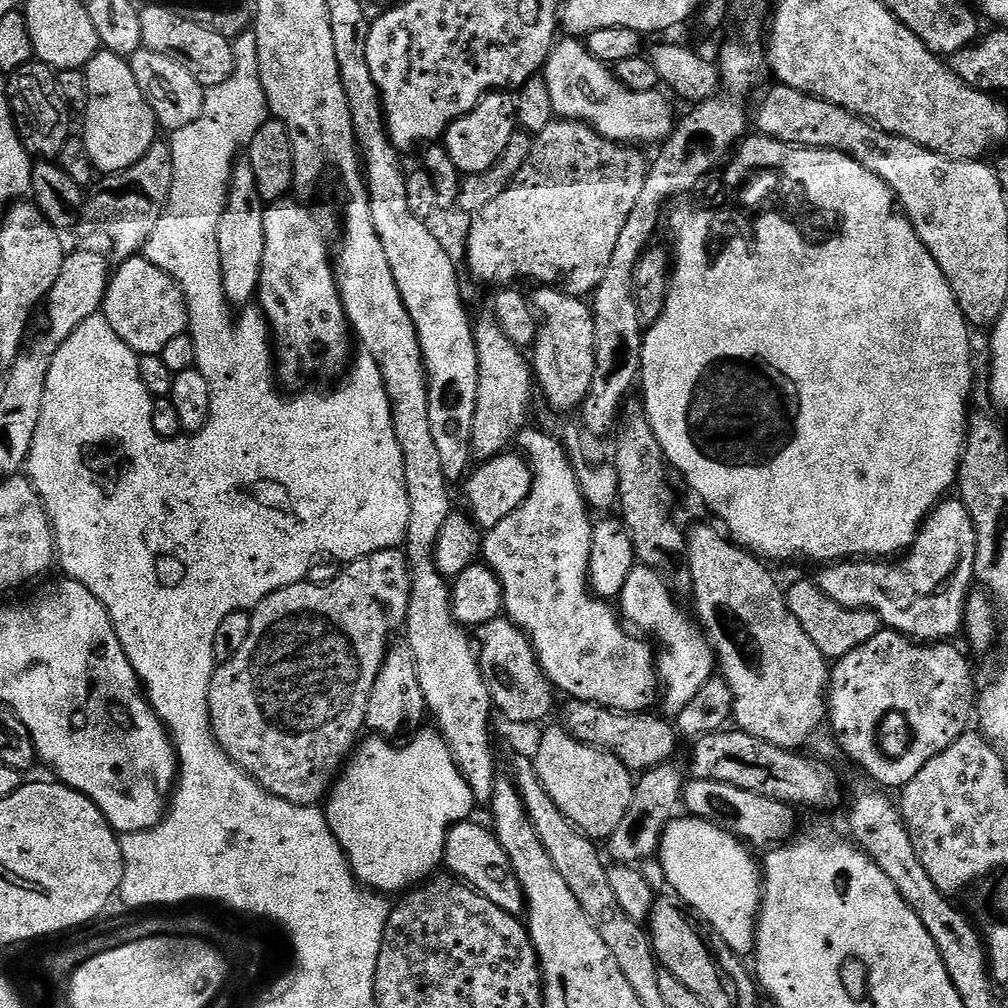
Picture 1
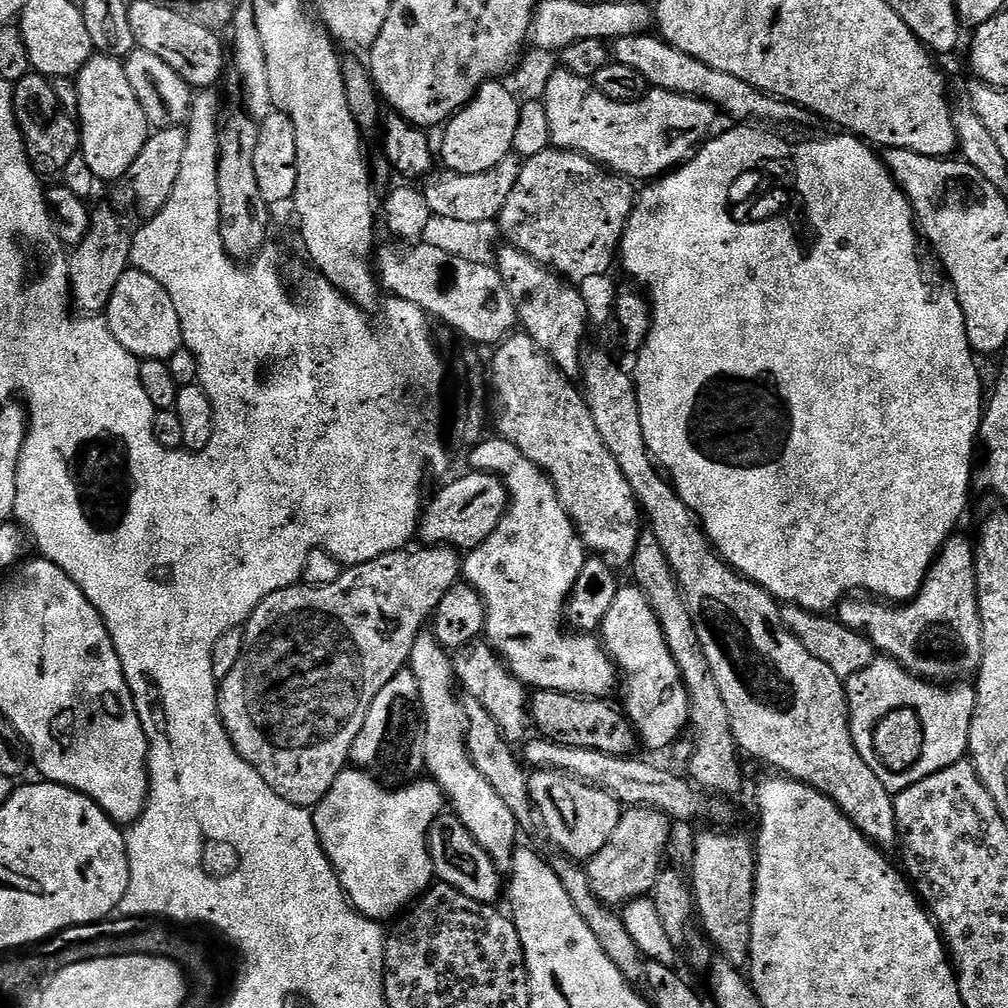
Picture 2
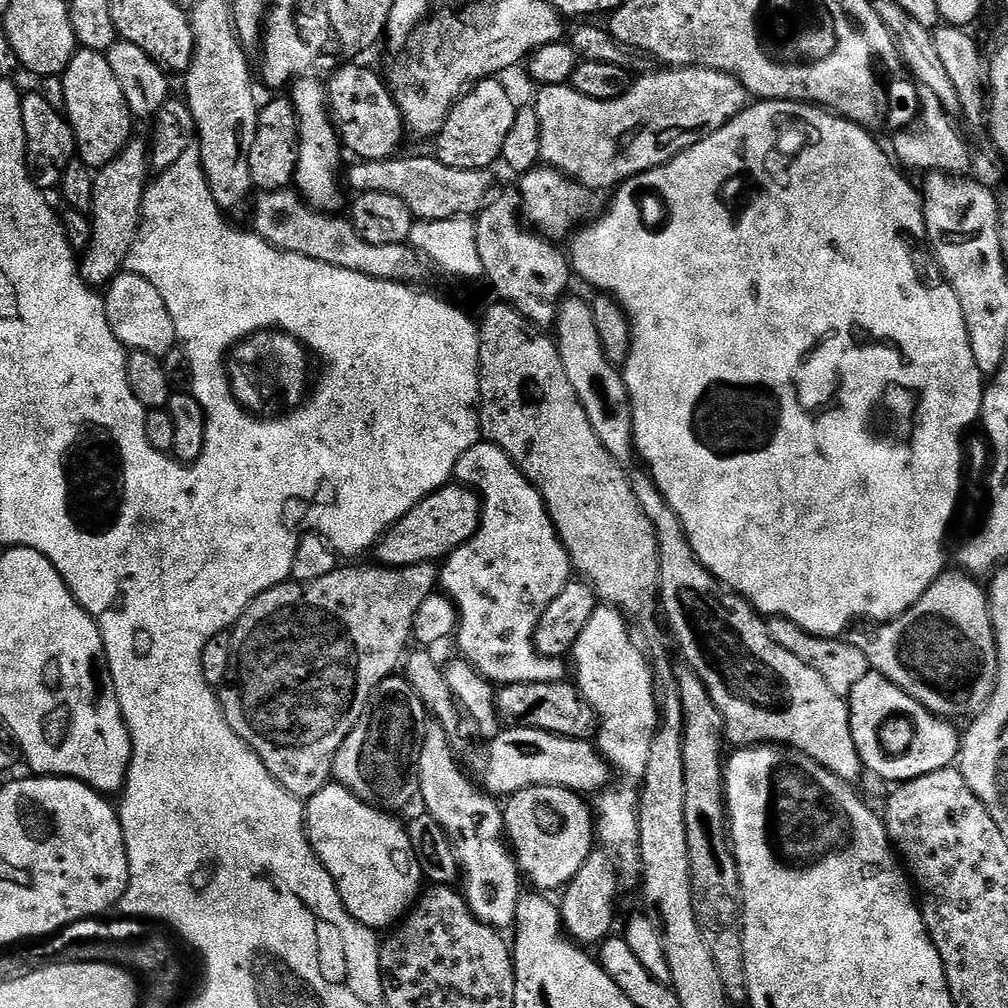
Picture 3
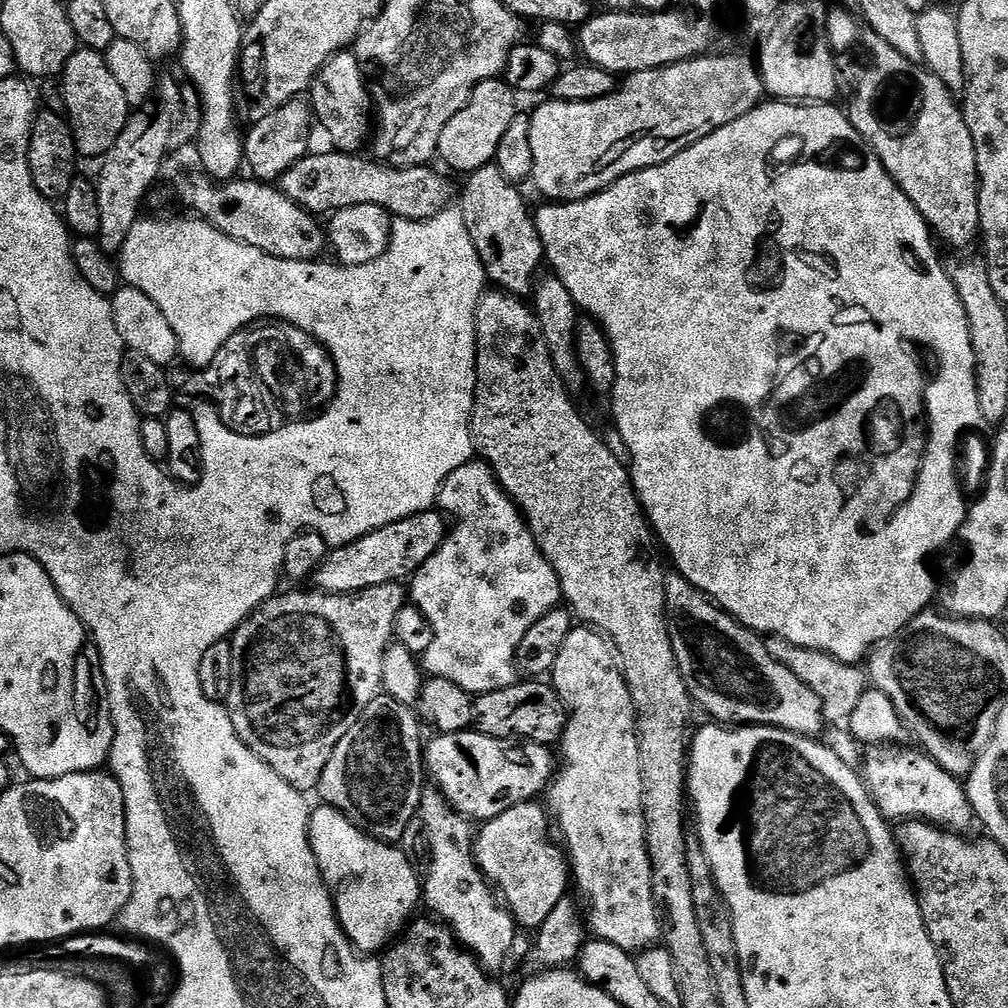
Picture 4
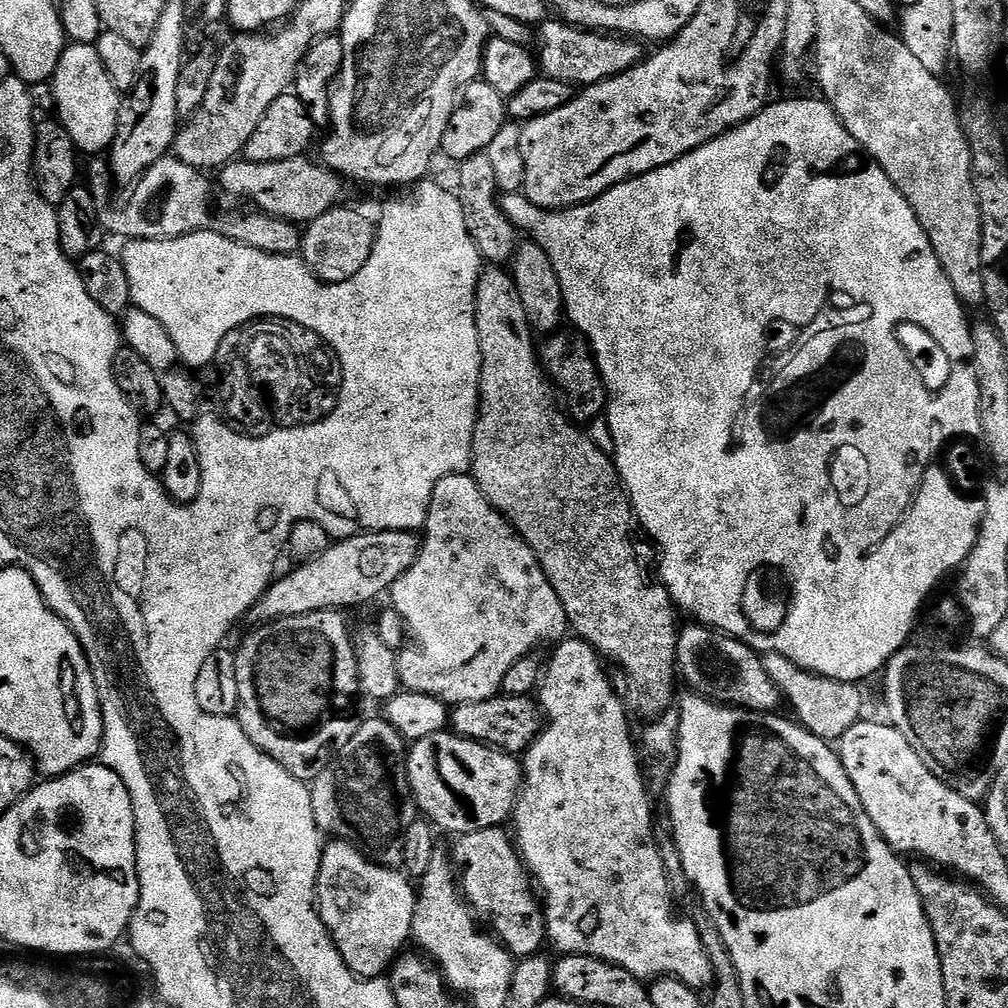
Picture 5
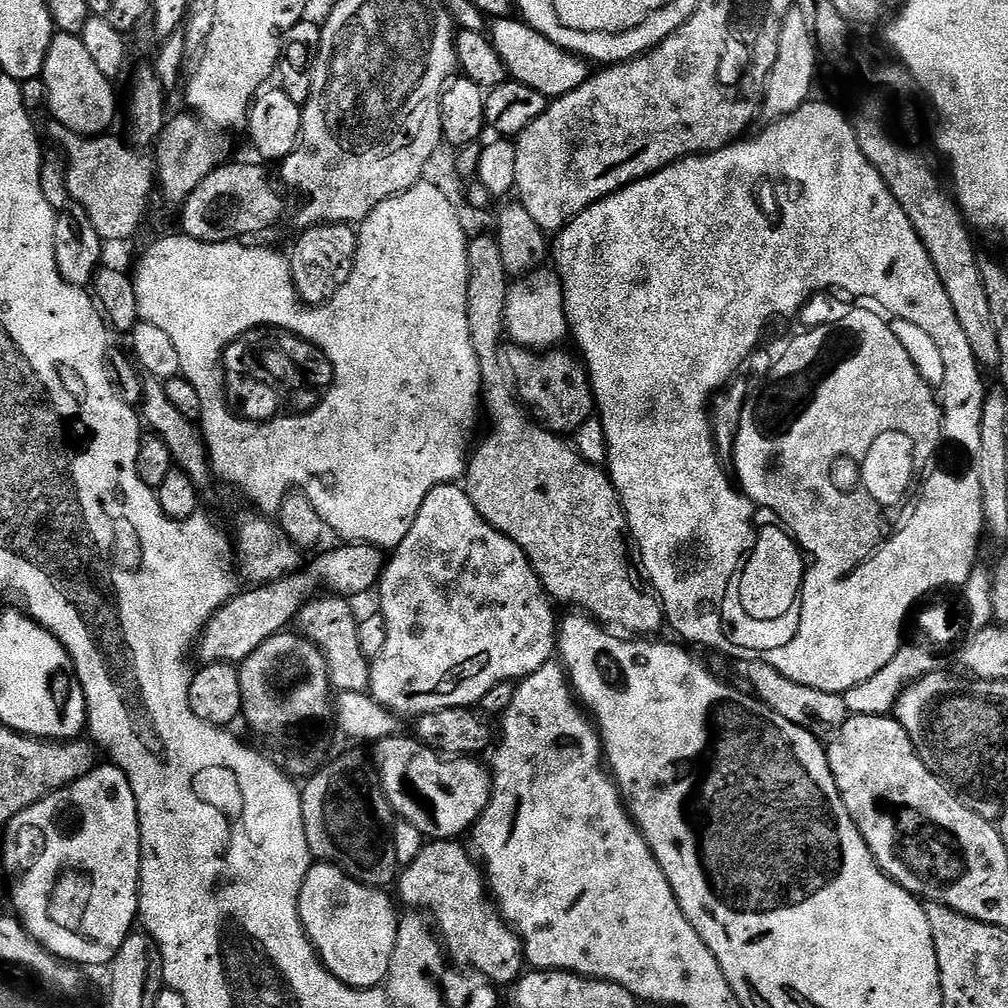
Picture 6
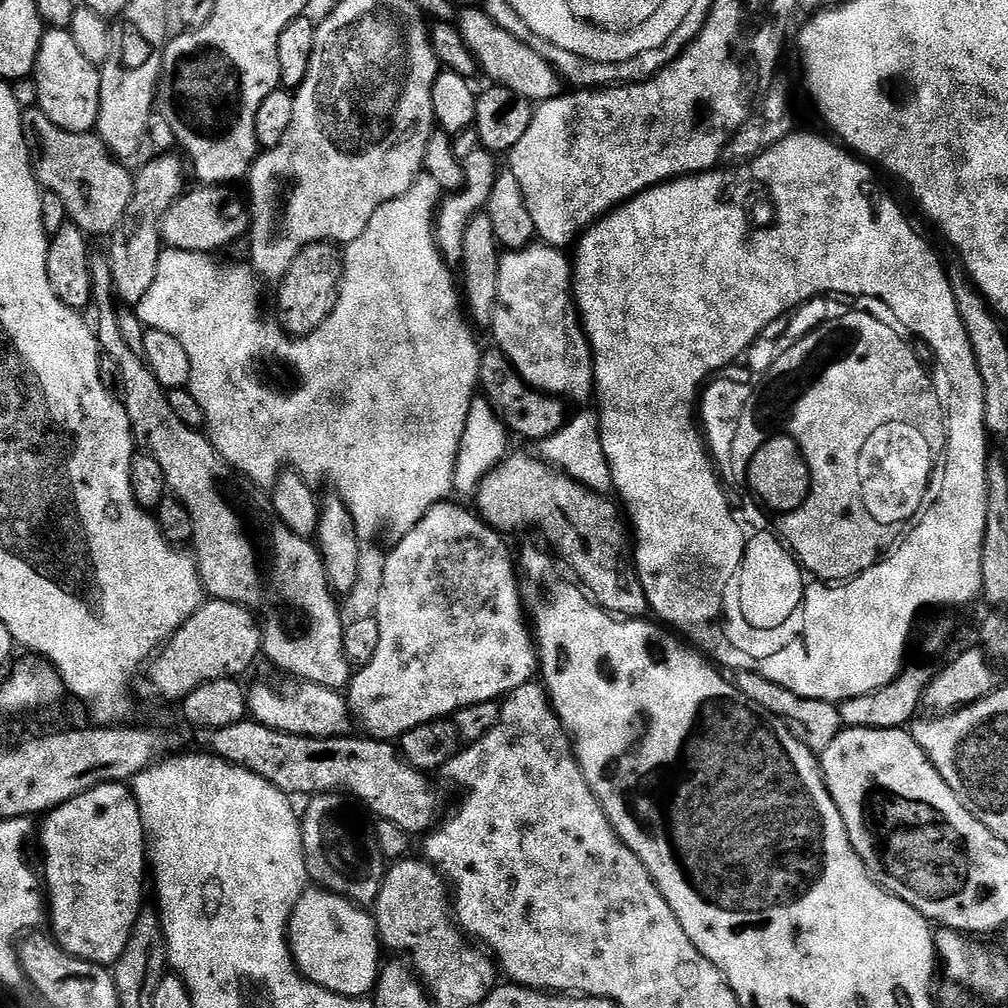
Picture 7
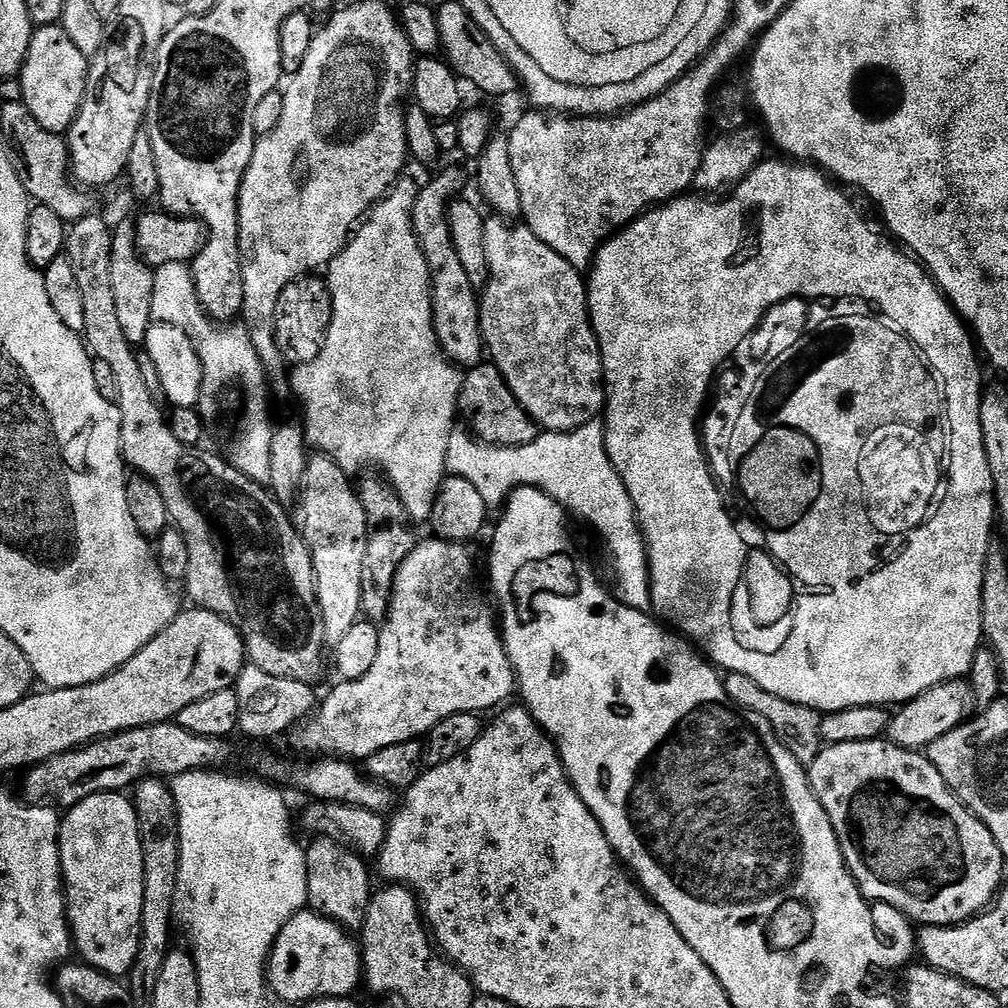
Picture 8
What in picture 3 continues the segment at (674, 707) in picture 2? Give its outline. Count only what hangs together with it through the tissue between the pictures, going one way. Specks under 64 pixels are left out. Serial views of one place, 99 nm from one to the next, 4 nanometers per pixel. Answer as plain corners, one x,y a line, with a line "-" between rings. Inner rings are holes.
597,606
594,614
590,614
590,622
586,622
586,630
578,634
570,653
570,664
572,660
576,667
574,683
581,698
596,711
598,717
598,727
594,733
595,746
619,775
621,772
626,779
640,782
646,774
646,762
650,762
650,746
660,723
660,706
658,692
654,687
654,669
649,657
645,653
643,656
636,649
628,627
630,624
624,613
611,606

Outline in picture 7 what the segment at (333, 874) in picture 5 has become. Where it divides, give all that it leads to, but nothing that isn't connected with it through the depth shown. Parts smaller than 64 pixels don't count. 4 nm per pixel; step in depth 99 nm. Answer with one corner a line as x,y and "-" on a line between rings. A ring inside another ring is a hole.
309,887
288,919
287,938
297,971
310,982
339,996
364,998
375,989
382,967
382,945
375,915
367,907
319,887

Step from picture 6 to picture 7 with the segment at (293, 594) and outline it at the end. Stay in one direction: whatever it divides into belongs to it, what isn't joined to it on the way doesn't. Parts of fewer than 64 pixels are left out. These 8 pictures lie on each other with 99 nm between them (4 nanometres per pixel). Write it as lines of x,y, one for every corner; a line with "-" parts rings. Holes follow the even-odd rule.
209,599
201,604
200,608
188,619
179,630
169,638
167,644
163,645
153,655
147,665
148,680
141,679
138,684
138,692
144,696
153,696
156,700
183,701
185,696
190,695
198,686
215,680
231,680
243,677
243,672
251,666
262,652
262,628
257,617
249,612
247,608
234,602
225,600

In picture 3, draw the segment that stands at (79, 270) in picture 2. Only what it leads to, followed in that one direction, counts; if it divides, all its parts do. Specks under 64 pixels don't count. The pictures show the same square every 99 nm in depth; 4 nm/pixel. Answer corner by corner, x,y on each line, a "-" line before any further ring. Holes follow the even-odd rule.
133,138
105,168
99,169
94,175
94,202
90,213
92,237
90,246
79,261
80,277
88,284
111,284
112,279
124,268
130,246
134,246
134,238
144,214
146,185
150,180
148,150
149,145
145,141
143,144
139,138

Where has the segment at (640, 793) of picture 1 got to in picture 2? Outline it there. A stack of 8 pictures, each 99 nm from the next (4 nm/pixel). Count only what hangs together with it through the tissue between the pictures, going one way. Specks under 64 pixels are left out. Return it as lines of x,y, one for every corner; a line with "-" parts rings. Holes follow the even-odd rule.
632,806
621,811
618,826
614,826
614,834
610,834
610,842
606,842
606,846
602,846
602,850
598,850
598,854
594,854
586,864
594,894
598,894
602,903
609,906
623,906
630,900
651,893
662,871
660,863
664,860
664,851
667,850
668,839
672,836
672,827
673,821
658,808

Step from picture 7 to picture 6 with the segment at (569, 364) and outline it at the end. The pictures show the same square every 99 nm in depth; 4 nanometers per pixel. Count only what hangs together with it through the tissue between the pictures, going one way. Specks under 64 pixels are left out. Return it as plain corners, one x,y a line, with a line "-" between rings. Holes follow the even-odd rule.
552,270
533,272
530,277
520,278
509,287
504,311
504,330
511,343
519,344
529,350
556,350
565,339
569,339
568,315
564,313
564,287
560,284
559,275

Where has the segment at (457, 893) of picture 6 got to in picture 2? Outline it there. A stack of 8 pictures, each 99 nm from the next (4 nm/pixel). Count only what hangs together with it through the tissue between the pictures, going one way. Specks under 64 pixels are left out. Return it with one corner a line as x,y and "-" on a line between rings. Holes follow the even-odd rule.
550,768
533,771
528,785
543,831
548,831
549,838
560,847
557,849
563,855
587,862
602,850
602,846
606,846
606,842
610,842
610,834
614,834
614,826
620,821
622,805
604,788
596,788
566,772

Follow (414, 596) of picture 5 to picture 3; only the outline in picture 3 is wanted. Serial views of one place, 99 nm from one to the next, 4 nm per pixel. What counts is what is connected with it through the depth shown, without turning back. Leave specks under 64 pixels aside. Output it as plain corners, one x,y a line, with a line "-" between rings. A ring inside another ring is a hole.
481,442
470,446
462,458
458,458
454,473
455,483
475,490
482,505
480,525
470,542
454,550
443,561
438,572
438,584
443,595
456,603
460,614
455,643
460,643
459,655
469,660
493,685
529,684
530,682
561,683
565,679
563,659
546,658
536,653
532,639
538,626
538,618
558,598
558,594
570,583
573,575
572,559
568,556
540,492
520,472
520,467
496,444

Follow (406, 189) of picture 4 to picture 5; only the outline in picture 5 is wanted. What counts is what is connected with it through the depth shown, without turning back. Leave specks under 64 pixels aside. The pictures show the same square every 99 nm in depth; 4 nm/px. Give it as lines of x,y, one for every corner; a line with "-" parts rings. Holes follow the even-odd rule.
307,155
286,158
282,162
250,162
237,158
219,169
218,188
232,200
249,200
253,209
289,220
294,225
306,226
314,218
343,205
346,181
338,172
325,168

